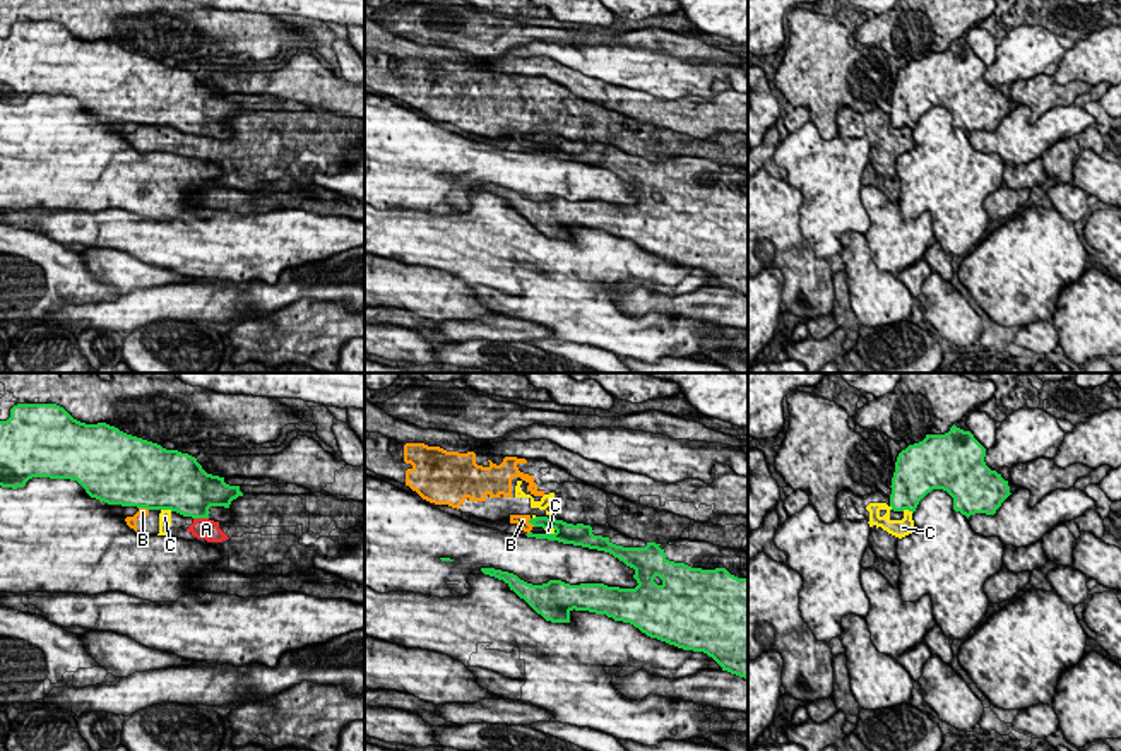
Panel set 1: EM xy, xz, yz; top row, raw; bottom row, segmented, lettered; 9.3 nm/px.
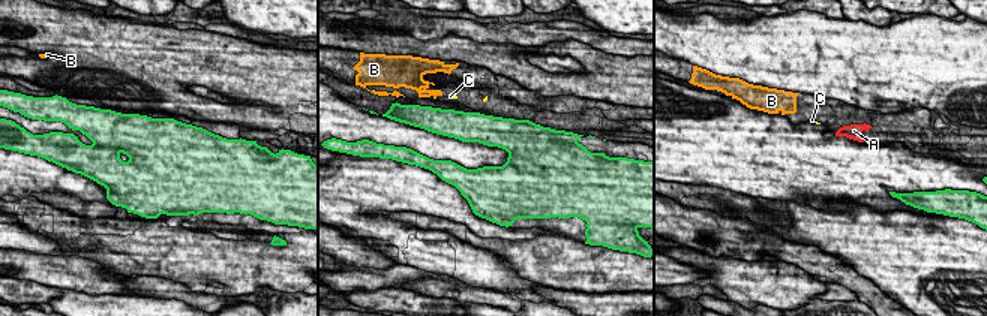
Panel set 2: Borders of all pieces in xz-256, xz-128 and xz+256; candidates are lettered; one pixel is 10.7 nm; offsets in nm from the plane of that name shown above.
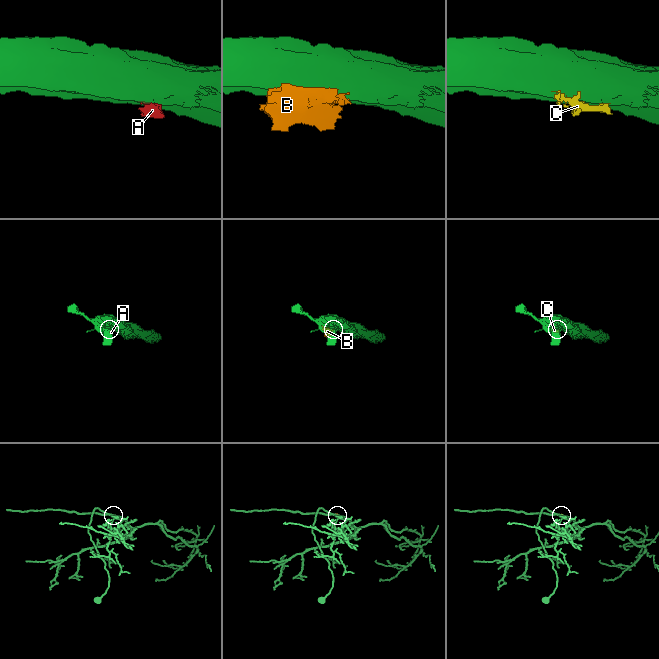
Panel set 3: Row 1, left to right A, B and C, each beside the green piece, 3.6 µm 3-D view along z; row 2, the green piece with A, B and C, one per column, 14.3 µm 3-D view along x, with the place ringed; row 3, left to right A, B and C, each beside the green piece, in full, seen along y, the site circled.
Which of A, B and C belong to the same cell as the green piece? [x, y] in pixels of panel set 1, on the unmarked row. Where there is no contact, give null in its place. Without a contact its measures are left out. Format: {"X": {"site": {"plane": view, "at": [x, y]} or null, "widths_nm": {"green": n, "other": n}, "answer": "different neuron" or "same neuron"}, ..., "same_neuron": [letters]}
{"A": {"site": {"plane": "xy", "at": [201, 134]}, "widths_nm": {"green": 440, "other": 190}, "answer": "different neuron"}, "B": {"site": {"plane": "xy", "at": [144, 124]}, "widths_nm": {"green": 500, "other": 100}, "answer": "different neuron"}, "C": {"site": {"plane": "xy", "at": [166, 125]}, "widths_nm": {"green": 500, "other": 130}, "answer": "different neuron"}, "same_neuron": []}

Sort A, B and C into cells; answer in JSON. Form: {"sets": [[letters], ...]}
{"sets": [["A", "B", "C"]]}

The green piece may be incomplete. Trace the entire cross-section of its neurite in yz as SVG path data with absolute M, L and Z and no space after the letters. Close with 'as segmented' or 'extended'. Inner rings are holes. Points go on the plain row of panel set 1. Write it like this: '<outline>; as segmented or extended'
M955 41L945 51L926 51L902 67L892 94L890 123L893 128L916 128L933 106L953 115L953 127L967 135L976 130L994 132L1011 111L1008 98L986 79L986 65L970 48Z; as segmented

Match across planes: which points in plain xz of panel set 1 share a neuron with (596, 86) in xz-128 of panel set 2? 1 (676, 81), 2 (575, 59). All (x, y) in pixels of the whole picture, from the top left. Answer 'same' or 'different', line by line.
1: different
2: different

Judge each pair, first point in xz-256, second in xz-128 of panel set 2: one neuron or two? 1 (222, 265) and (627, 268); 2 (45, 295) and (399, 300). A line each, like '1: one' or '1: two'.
1: one
2: one

